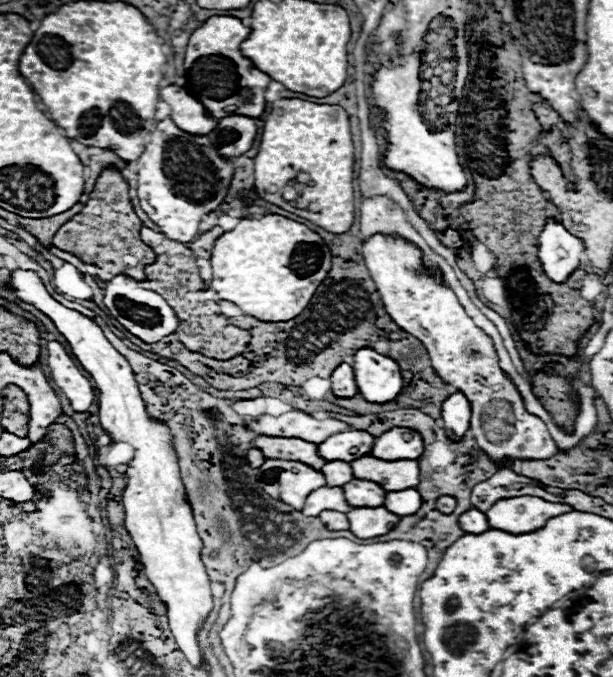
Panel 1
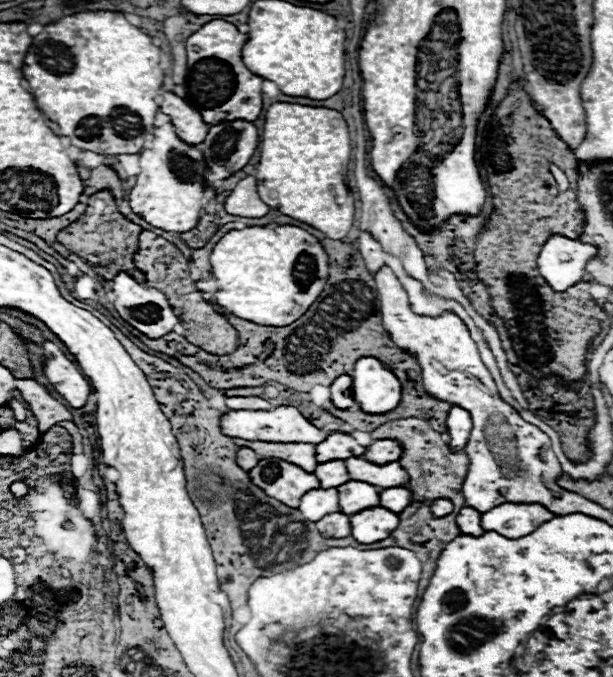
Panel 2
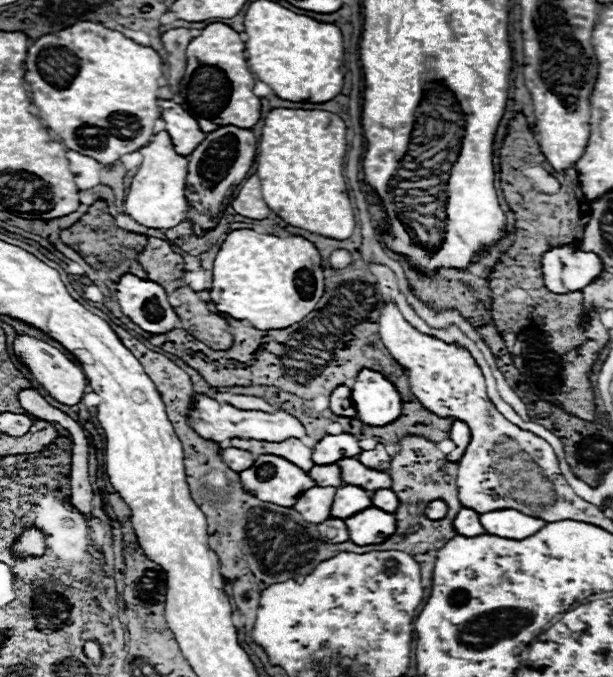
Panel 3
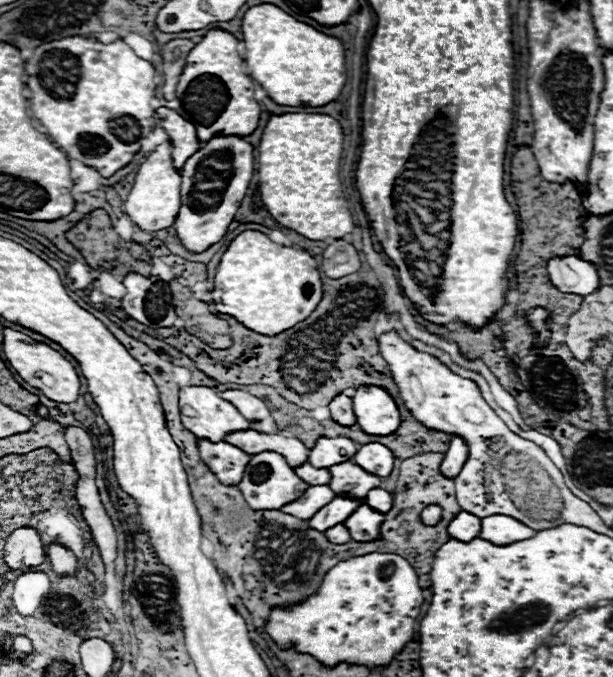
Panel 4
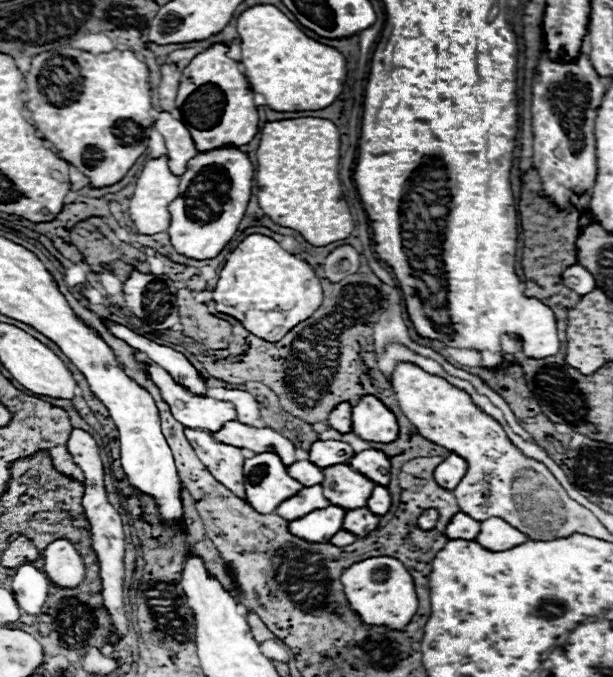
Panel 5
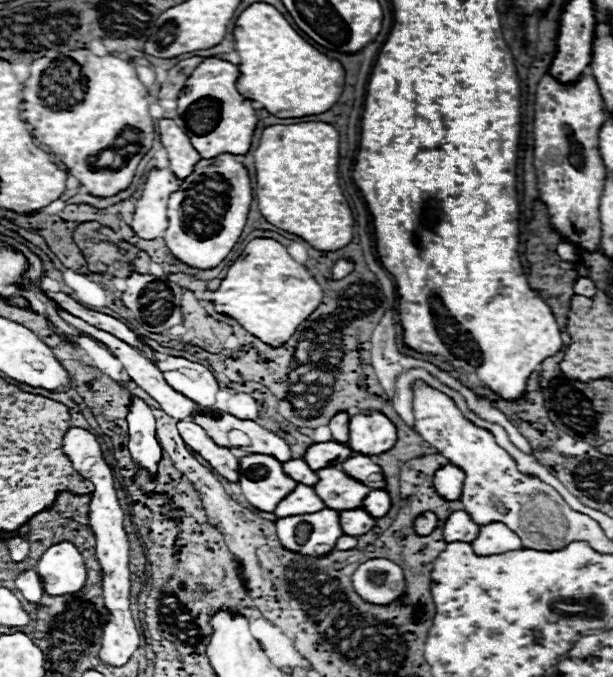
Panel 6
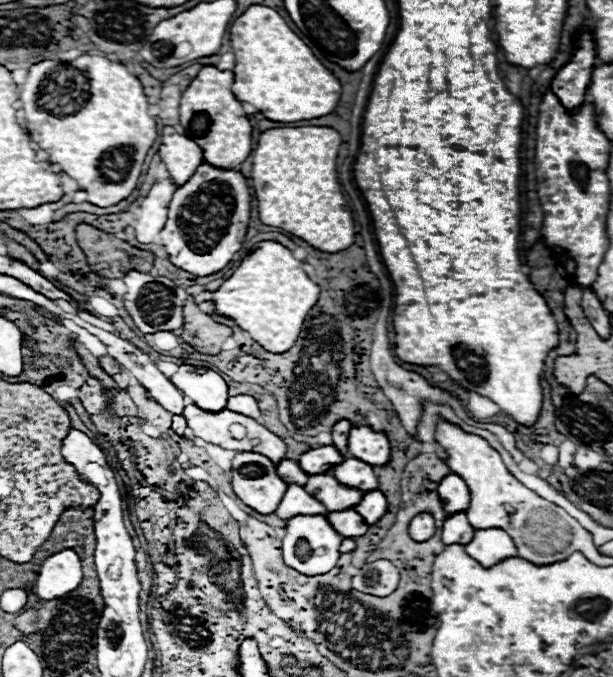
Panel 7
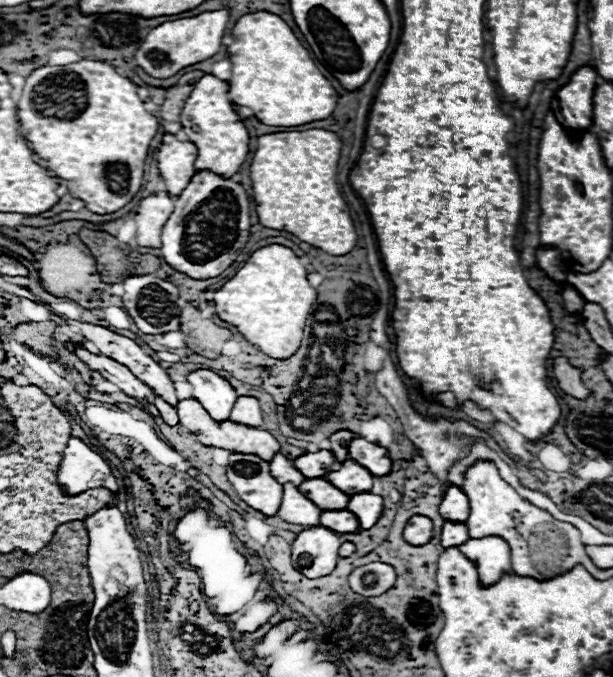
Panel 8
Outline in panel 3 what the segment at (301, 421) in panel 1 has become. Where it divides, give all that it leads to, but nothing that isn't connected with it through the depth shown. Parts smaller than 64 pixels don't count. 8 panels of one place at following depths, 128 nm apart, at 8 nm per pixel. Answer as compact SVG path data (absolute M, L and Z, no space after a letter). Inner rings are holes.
M198 394L198 410L190 410L188 424L202 436L216 442L230 440L234 436L238 438L250 438L250 440L288 440L290 436L302 440L306 436L306 430L298 418L292 414L278 410L278 412L260 412L260 410L238 410L230 404L220 406L216 400Z

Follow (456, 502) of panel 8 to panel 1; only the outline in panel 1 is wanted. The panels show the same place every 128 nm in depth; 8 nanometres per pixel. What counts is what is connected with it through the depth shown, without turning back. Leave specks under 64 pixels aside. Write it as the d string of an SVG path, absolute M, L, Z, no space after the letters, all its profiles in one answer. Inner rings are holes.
M454 392L442 402L442 422L450 440L460 440L470 428L470 402L462 392Z

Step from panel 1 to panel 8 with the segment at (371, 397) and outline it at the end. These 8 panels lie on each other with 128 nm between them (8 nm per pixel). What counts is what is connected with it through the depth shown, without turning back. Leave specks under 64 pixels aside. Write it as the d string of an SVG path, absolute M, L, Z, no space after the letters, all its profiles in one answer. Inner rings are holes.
M356 436L348 444L348 452L350 452L348 454L350 460L356 460L366 470L370 470L370 474L374 474L374 476L384 476L390 472L392 460L390 460L390 454L384 446L372 444L366 438Z

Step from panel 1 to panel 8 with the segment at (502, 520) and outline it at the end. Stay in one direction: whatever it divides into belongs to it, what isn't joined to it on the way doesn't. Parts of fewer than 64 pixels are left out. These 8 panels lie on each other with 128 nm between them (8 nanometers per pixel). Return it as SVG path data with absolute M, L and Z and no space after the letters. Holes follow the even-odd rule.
M500 536L470 538L466 544L458 546L468 560L478 568L484 586L500 580L504 570L510 570L510 548Z

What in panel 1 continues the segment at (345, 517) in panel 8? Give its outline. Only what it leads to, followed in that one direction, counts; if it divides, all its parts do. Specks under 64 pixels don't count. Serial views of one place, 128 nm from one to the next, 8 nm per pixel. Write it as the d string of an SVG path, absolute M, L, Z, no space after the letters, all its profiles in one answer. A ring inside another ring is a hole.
M384 506L378 508L352 508L348 512L350 530L358 538L374 538L390 532L398 524L400 516L388 512Z

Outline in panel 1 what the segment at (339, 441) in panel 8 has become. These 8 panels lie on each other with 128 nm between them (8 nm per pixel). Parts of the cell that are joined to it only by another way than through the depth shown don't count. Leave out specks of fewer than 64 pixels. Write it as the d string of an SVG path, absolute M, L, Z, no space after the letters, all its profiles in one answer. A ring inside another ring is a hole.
M342 362L336 372L330 376L330 382L332 382L332 392L338 396L338 398L350 398L354 394L358 394L358 388L356 388L356 380L354 380L354 374L352 374L352 366Z

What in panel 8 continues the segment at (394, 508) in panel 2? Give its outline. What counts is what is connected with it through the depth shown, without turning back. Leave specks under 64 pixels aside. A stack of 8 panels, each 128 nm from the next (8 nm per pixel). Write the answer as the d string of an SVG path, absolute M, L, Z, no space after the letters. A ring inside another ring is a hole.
M372 492L354 494L350 498L346 510L354 512L354 516L358 516L362 530L368 530L378 522L378 516L382 516L382 496L372 494Z

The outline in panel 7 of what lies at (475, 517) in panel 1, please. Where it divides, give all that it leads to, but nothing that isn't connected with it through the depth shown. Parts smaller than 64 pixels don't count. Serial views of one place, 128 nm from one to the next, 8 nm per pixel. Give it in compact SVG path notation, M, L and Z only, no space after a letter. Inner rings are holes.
M466 512L450 514L442 526L442 542L444 544L468 544L474 538L474 528L466 520Z

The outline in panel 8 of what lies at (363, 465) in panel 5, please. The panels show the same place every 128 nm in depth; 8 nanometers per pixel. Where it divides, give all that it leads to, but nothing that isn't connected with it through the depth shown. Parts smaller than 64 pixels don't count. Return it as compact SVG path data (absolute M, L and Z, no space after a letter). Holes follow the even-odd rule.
M344 460L336 464L332 472L326 474L326 478L330 480L330 484L342 488L342 492L350 496L358 492L368 492L374 482L374 476L370 476L370 472L366 472L366 468L362 468L360 464L354 464L354 460Z

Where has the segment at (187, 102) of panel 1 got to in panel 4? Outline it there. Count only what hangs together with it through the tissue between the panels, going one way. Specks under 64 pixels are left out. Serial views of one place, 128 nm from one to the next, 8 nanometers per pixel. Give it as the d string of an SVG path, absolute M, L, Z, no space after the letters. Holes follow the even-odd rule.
M158 108L158 116L162 120L162 128L166 130L170 142L172 142L172 160L174 166L180 170L184 162L200 148L200 140L196 136L194 124L184 120L178 112L170 108Z

